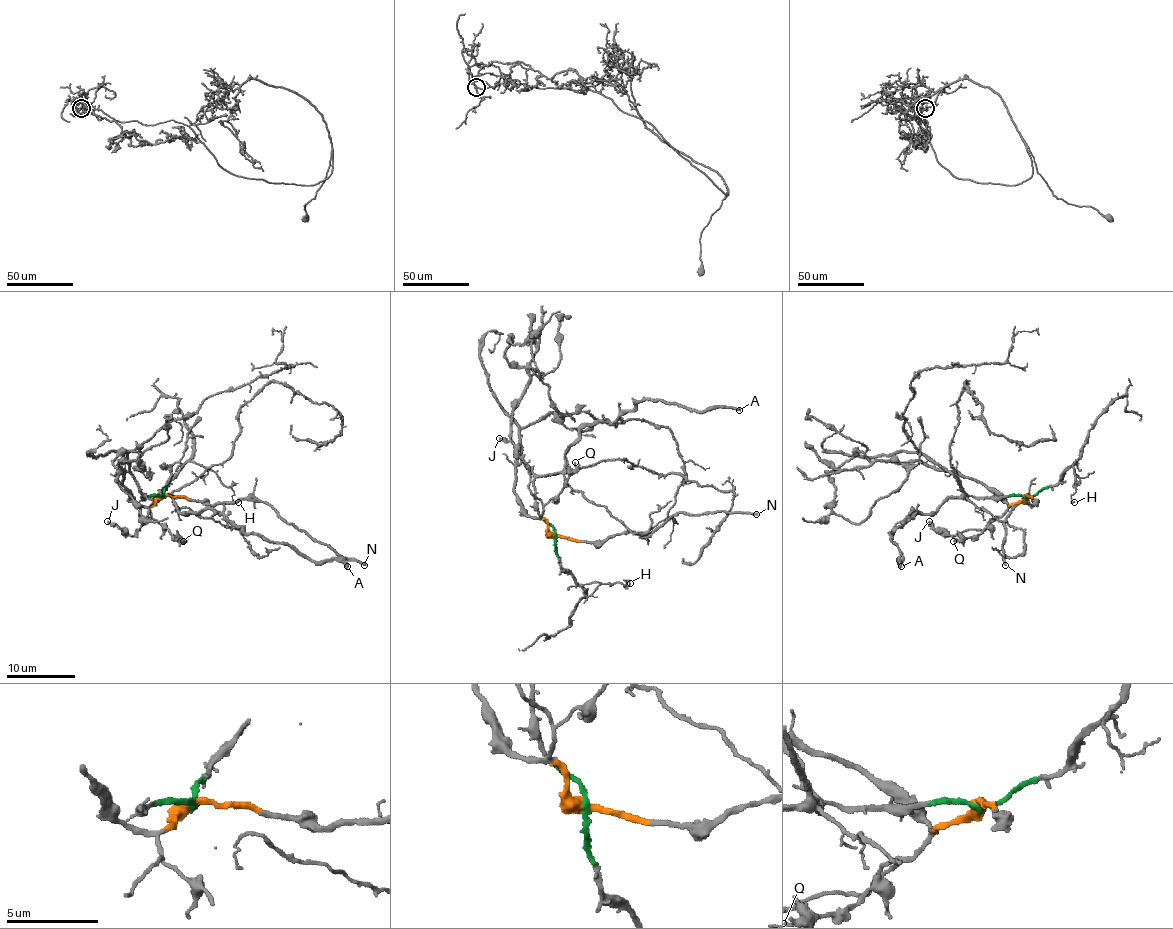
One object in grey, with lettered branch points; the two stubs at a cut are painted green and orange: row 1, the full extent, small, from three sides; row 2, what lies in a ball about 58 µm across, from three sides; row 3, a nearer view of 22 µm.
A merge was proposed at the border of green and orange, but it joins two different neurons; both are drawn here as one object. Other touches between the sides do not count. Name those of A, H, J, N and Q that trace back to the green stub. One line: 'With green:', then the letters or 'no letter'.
With green: A, H

